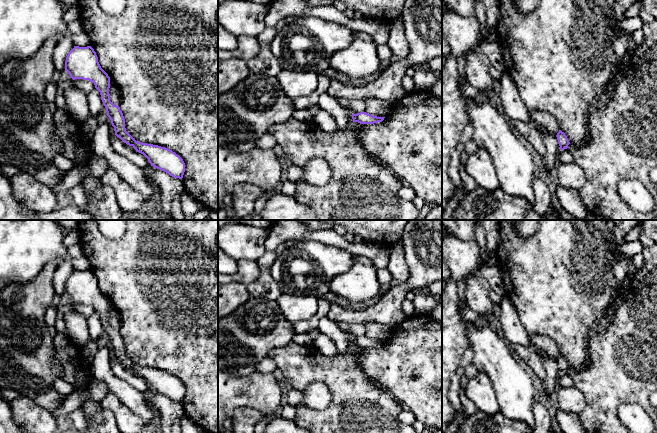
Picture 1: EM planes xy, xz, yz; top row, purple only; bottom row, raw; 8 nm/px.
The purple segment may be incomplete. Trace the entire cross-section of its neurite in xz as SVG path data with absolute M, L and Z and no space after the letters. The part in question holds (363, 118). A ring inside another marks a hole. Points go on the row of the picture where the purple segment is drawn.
M366 112L352 114L353 122L358 122L360 124L374 124L374 123L382 122L384 118L385 117L373 116Z

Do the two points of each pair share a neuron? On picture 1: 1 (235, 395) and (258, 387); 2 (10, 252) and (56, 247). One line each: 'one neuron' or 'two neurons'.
1: one neuron
2: one neuron

